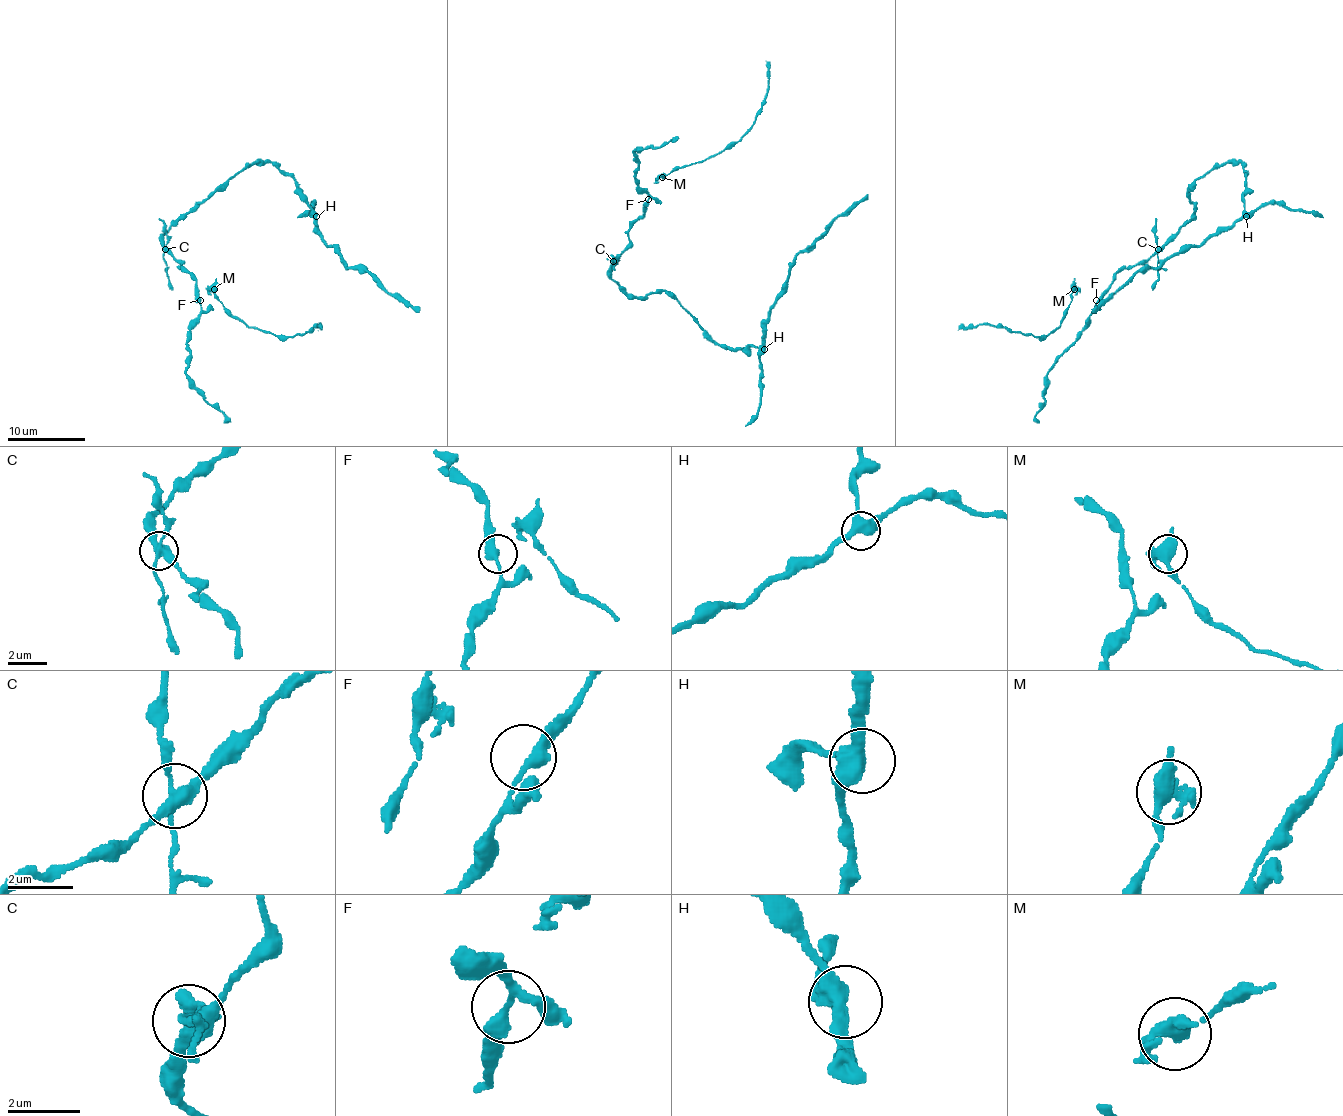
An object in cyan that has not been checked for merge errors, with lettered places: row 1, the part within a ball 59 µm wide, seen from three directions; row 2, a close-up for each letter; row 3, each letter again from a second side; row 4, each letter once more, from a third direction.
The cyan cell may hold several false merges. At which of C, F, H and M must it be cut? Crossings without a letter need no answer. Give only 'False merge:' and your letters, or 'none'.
False merge: C

